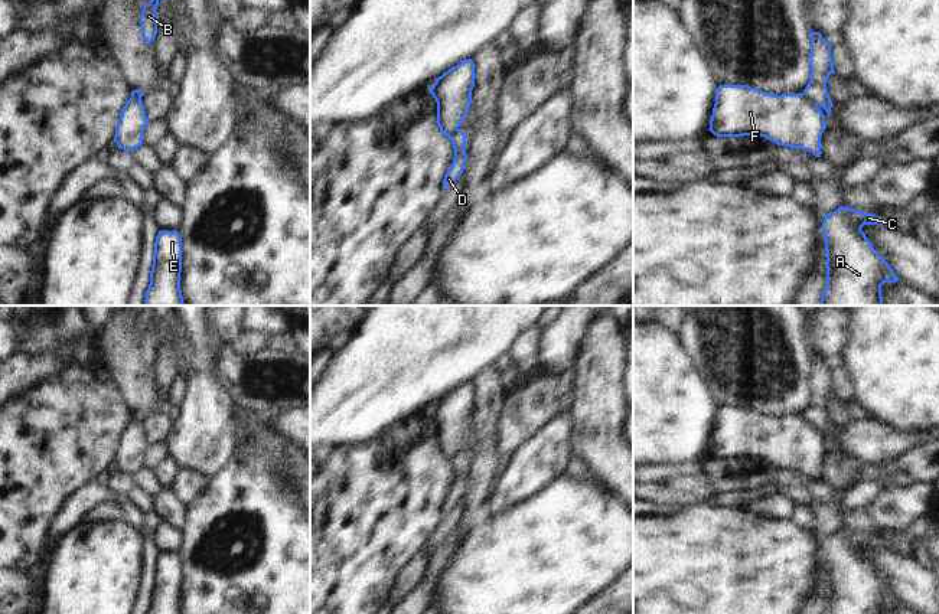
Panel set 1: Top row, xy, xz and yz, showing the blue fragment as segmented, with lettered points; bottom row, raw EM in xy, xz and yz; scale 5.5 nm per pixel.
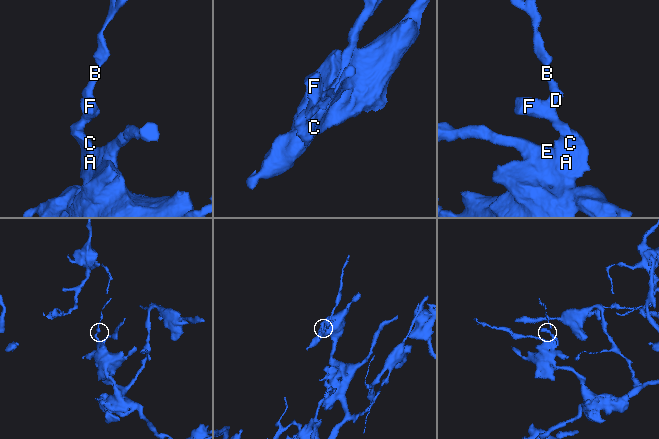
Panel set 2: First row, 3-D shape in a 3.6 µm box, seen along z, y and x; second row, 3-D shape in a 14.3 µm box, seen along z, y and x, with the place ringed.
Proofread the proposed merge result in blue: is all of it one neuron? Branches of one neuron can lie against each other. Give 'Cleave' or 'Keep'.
Cleave.

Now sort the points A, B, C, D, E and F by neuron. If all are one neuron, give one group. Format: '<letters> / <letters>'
A C E F / B D

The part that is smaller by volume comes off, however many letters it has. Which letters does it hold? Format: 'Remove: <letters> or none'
Remove: B, D

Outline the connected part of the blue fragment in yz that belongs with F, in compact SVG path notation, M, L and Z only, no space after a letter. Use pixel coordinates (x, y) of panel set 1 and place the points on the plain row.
M720 408L708 453L717 460L760 458L821 480L825 451L816 424L802 417L775 418L749 408Z

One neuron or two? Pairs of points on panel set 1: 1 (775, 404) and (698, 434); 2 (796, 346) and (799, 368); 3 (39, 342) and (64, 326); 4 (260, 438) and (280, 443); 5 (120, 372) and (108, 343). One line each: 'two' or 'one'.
1: two
2: one
3: one
4: one
5: one

